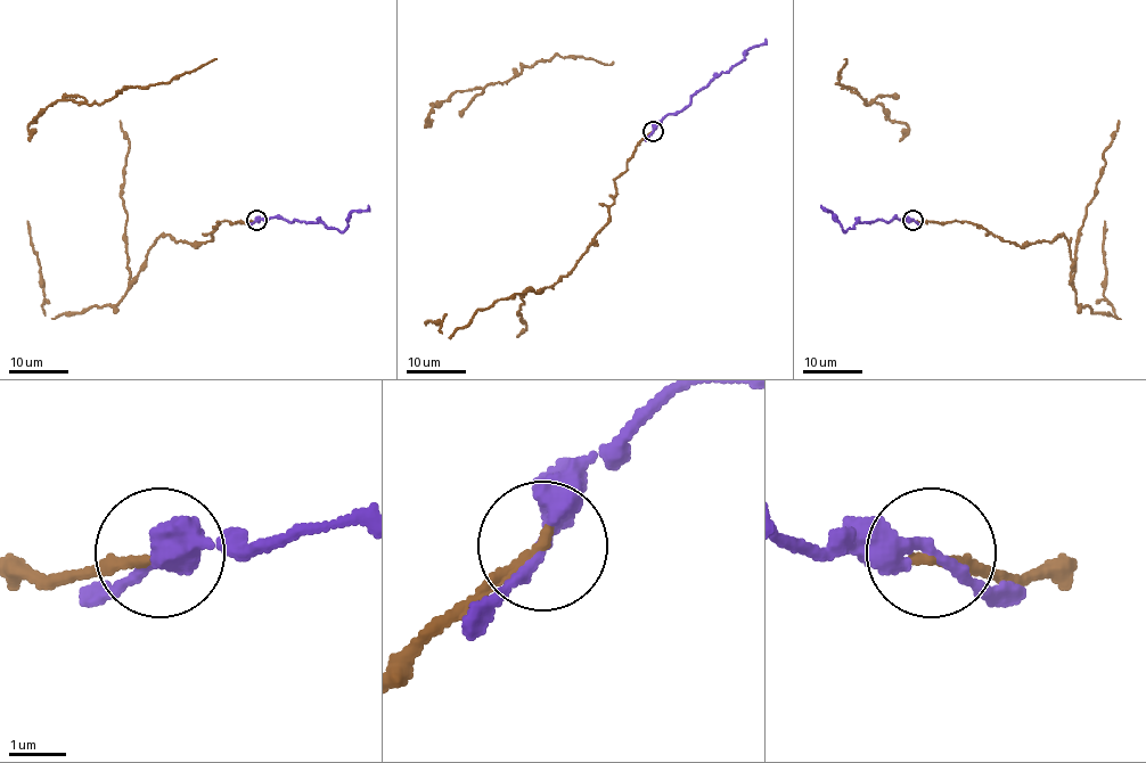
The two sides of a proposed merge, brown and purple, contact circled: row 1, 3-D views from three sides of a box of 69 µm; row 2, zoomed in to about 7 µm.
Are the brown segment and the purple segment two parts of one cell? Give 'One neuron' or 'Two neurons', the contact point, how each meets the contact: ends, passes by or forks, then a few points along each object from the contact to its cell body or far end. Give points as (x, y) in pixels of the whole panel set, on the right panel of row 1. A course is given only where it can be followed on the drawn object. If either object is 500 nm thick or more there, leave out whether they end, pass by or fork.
One neuron. Place: (913, 220). At the ring brown ends. At the ring purple passes by. Course of brown: (914, 220), (975, 223), (1016, 245), (1063, 235), (1075, 303), (1120, 318), (1104, 295), (1104, 220). Course of purple: (914, 220), (894, 218), (889, 222), (858, 222), (845, 232), (835, 215), (820, 205)

